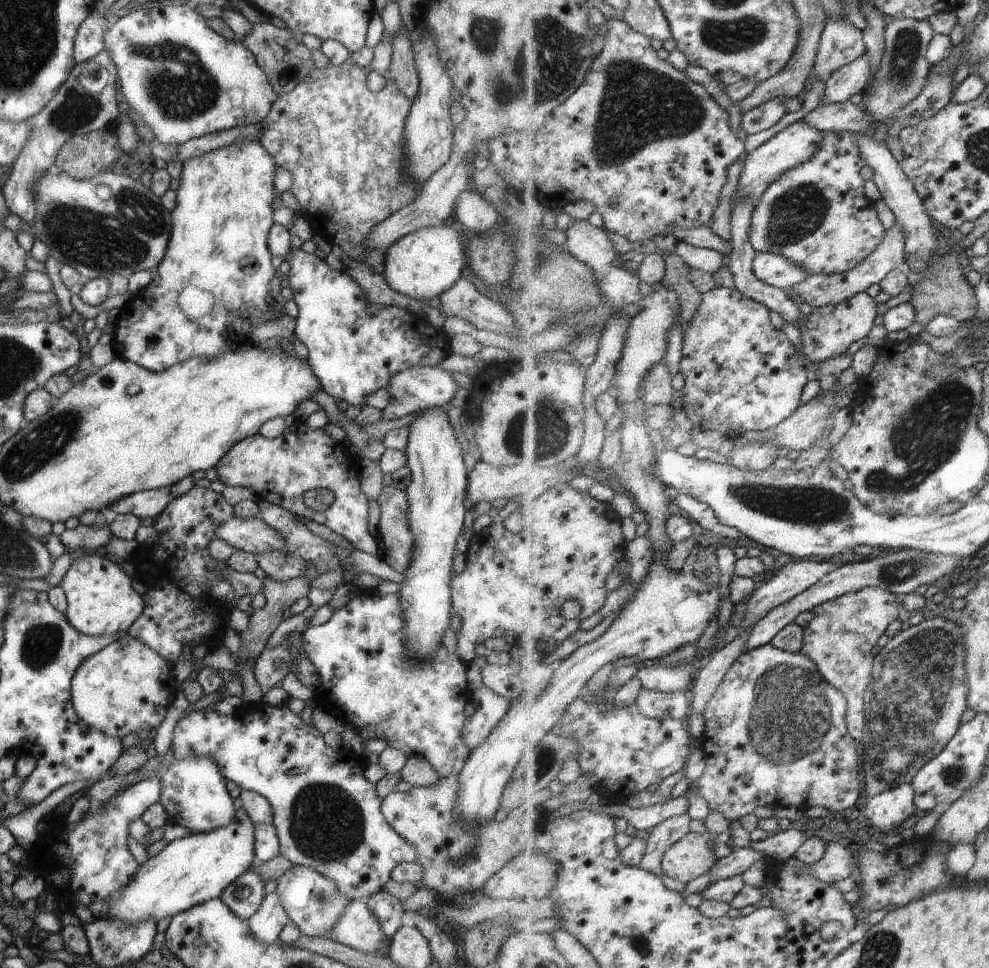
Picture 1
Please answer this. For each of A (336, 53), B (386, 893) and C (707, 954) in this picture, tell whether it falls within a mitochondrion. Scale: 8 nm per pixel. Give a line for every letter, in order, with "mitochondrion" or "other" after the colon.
A: other
B: other
C: other

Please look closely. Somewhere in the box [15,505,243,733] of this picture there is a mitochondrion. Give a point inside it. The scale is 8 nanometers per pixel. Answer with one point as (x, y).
(42, 642)

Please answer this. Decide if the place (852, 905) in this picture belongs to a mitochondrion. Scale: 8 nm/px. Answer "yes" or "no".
no

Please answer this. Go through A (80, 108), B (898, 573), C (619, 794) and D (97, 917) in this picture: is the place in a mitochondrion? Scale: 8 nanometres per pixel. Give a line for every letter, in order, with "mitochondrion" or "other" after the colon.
A: mitochondrion
B: mitochondrion
C: other
D: other

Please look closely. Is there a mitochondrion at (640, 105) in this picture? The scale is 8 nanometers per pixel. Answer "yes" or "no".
yes

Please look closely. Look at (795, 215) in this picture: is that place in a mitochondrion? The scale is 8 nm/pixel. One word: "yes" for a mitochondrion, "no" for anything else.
yes

